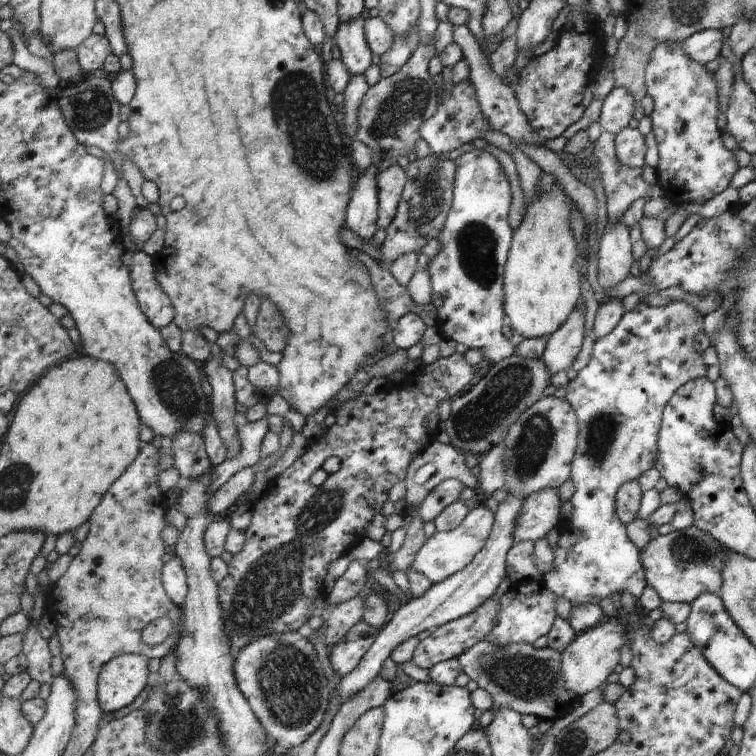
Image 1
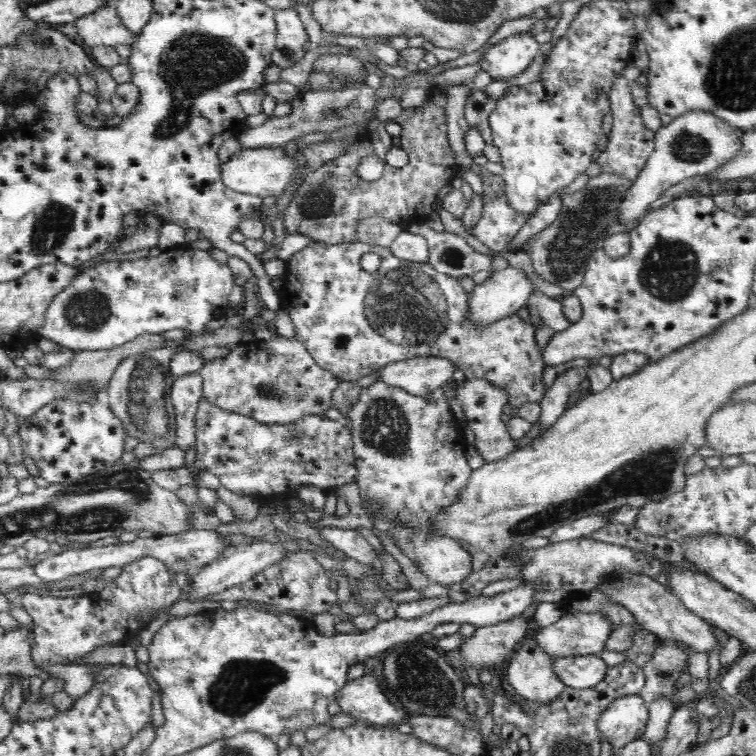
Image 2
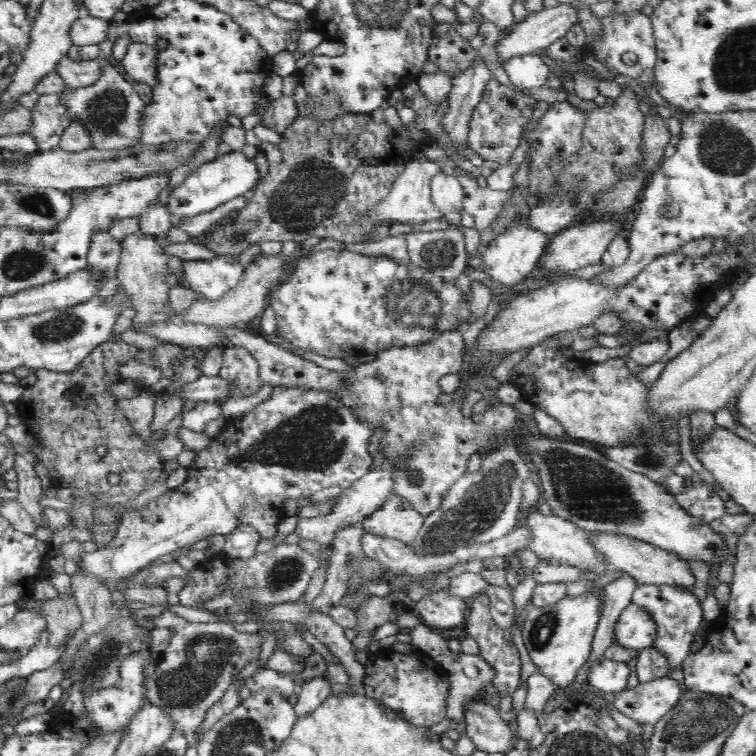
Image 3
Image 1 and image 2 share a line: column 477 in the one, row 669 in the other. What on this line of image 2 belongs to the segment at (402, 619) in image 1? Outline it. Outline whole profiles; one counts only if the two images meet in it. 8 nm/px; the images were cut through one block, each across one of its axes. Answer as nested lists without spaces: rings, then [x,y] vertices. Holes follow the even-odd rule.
[[[585,655],[558,657],[554,669],[566,687],[586,689],[604,682],[610,667],[598,656]]]

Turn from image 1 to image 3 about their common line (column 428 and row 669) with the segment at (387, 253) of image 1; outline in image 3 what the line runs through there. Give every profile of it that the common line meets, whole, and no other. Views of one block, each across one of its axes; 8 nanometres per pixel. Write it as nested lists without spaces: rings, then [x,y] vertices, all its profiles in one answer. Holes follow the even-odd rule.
[[[163,609],[150,624],[173,626],[176,632],[158,661],[156,675],[149,683],[149,694],[145,699],[169,712],[177,722],[177,731],[195,733],[206,719],[206,712],[226,695],[238,674],[260,660],[264,636],[257,632],[238,632],[226,622],[187,621],[168,609]]]

